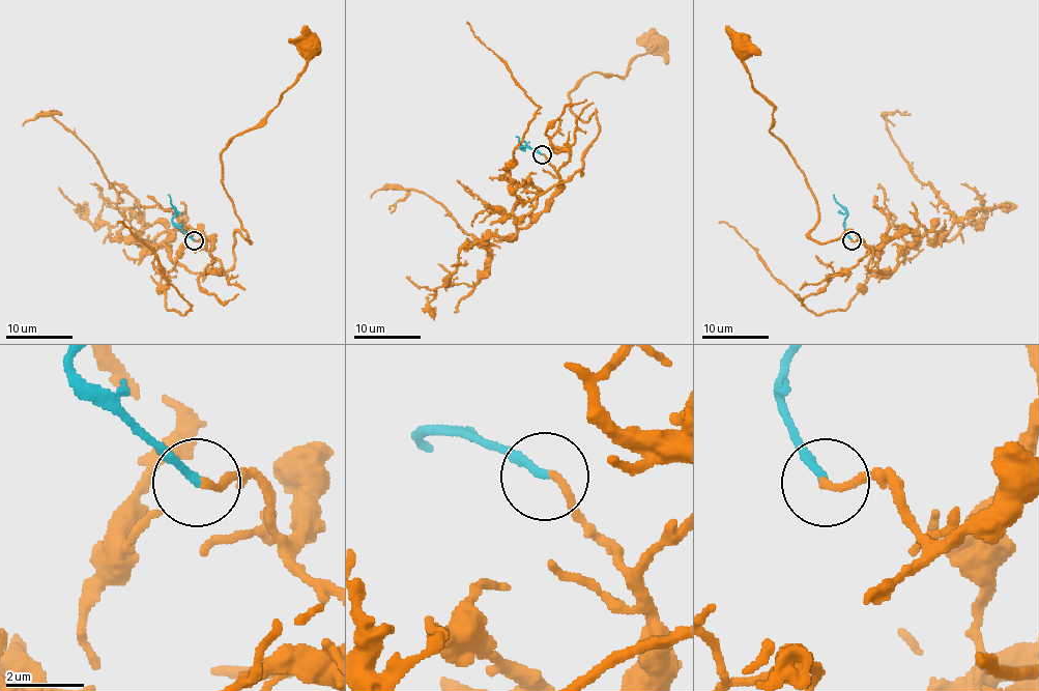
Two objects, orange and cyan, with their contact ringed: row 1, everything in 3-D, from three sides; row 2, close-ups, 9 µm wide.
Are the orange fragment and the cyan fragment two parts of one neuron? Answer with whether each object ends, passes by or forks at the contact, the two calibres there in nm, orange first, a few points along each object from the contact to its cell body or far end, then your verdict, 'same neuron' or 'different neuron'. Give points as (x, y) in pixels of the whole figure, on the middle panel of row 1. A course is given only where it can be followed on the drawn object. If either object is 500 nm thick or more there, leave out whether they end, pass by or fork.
orange ends; cyan ends; calibres 200 and 200 nm; course orange (543, 153), (559, 188), (516, 218), (581, 175), (598, 120), (570, 92), (658, 44); course cyan (541, 153), (528, 147), (520, 149), (523, 149), (516, 136); same neuron

